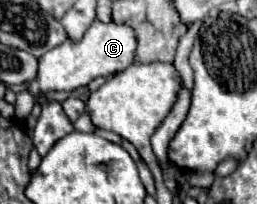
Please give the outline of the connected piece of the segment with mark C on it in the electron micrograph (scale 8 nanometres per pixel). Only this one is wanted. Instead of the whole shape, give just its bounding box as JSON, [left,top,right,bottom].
[30,20,136,94]

